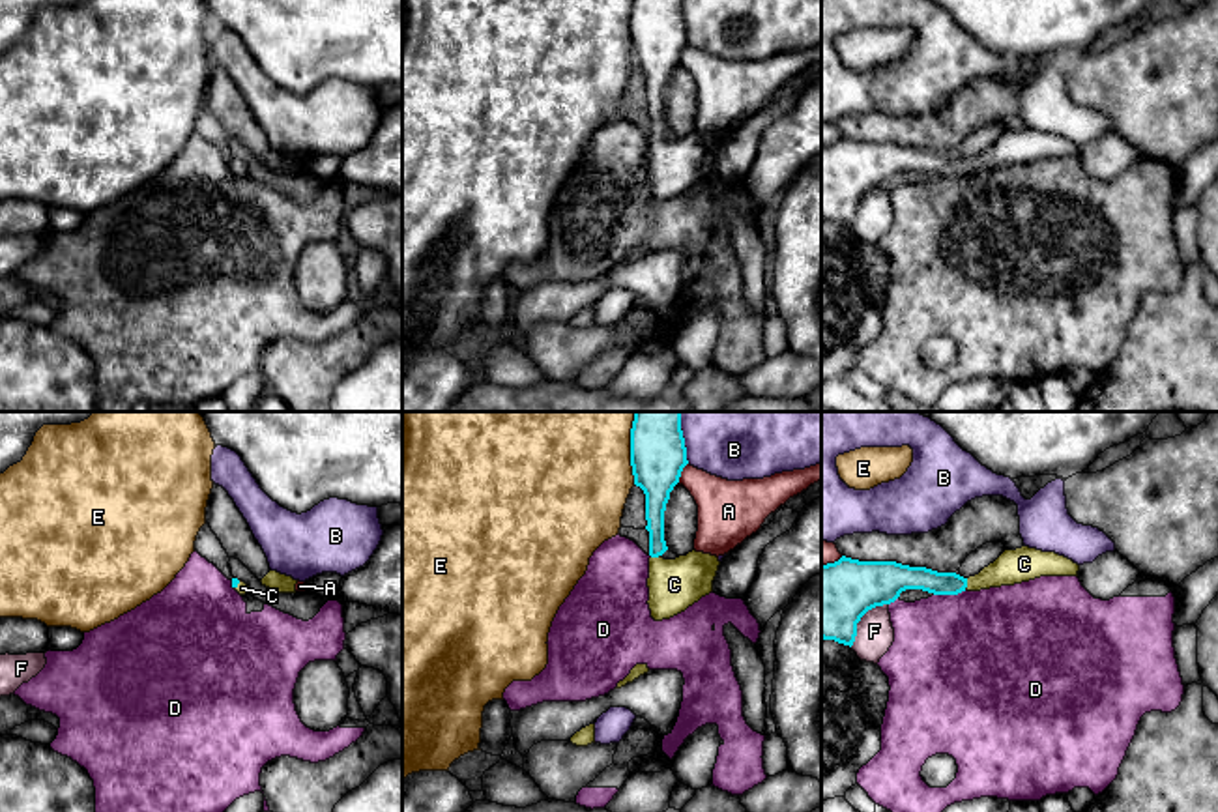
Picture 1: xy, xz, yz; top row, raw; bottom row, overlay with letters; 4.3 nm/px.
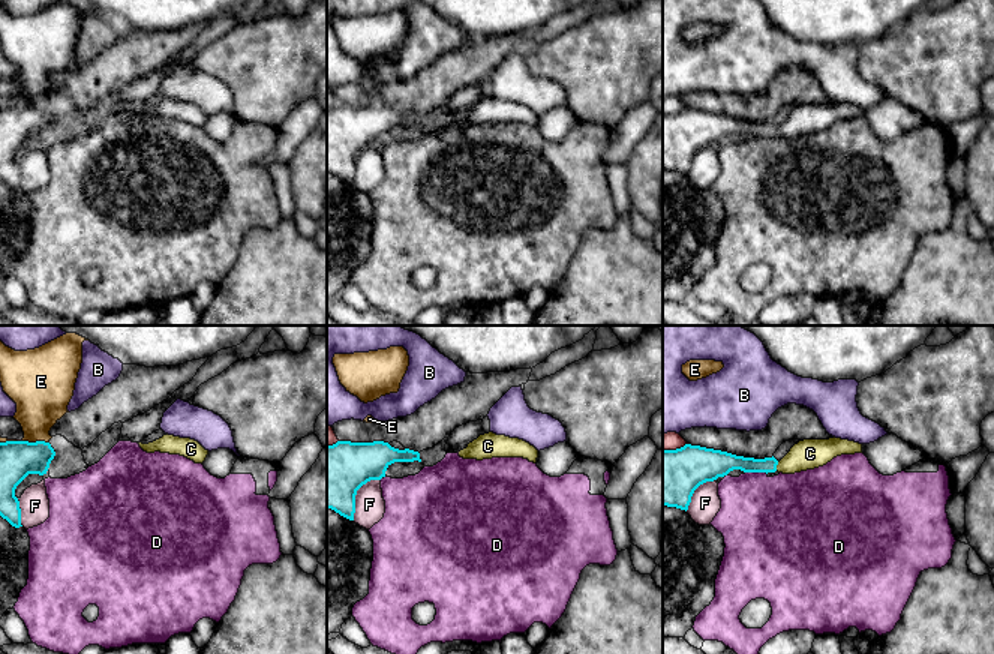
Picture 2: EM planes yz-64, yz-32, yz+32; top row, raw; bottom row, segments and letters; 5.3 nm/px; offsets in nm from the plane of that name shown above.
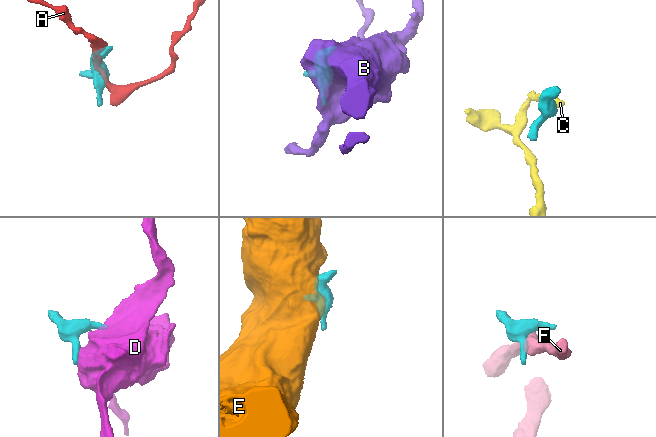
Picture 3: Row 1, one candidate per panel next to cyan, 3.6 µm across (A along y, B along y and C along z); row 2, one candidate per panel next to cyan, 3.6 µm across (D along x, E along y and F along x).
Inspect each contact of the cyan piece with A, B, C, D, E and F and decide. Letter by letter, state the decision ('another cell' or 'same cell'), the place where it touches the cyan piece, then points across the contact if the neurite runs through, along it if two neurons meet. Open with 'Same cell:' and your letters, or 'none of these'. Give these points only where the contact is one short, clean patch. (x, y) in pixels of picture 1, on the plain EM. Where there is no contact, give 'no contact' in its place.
Same cell: C
A: another cell; contact xz (681, 51)
B: another cell; contact xz (683, 23)
C: same cell; contact yz (966, 165); way yz (923, 159), (942, 165), (966, 165), (975, 165), (1018, 146)
D: another cell; contact yz (949, 174)
E: another cell; contact xz (631, 32)
F: another cell; contact yz (859, 201)

